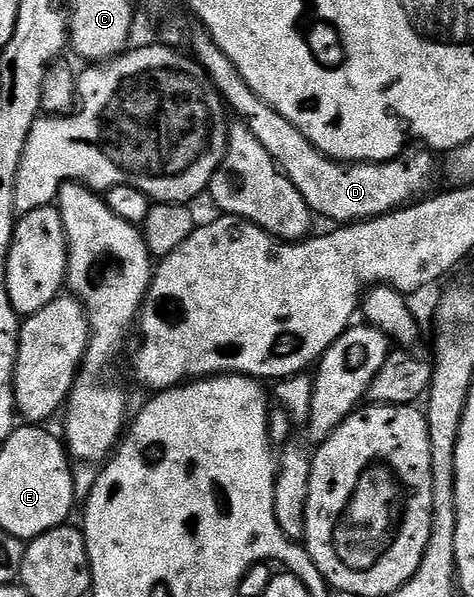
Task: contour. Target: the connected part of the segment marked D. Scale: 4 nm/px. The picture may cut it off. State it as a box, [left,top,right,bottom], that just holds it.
[188,23,435,223]

